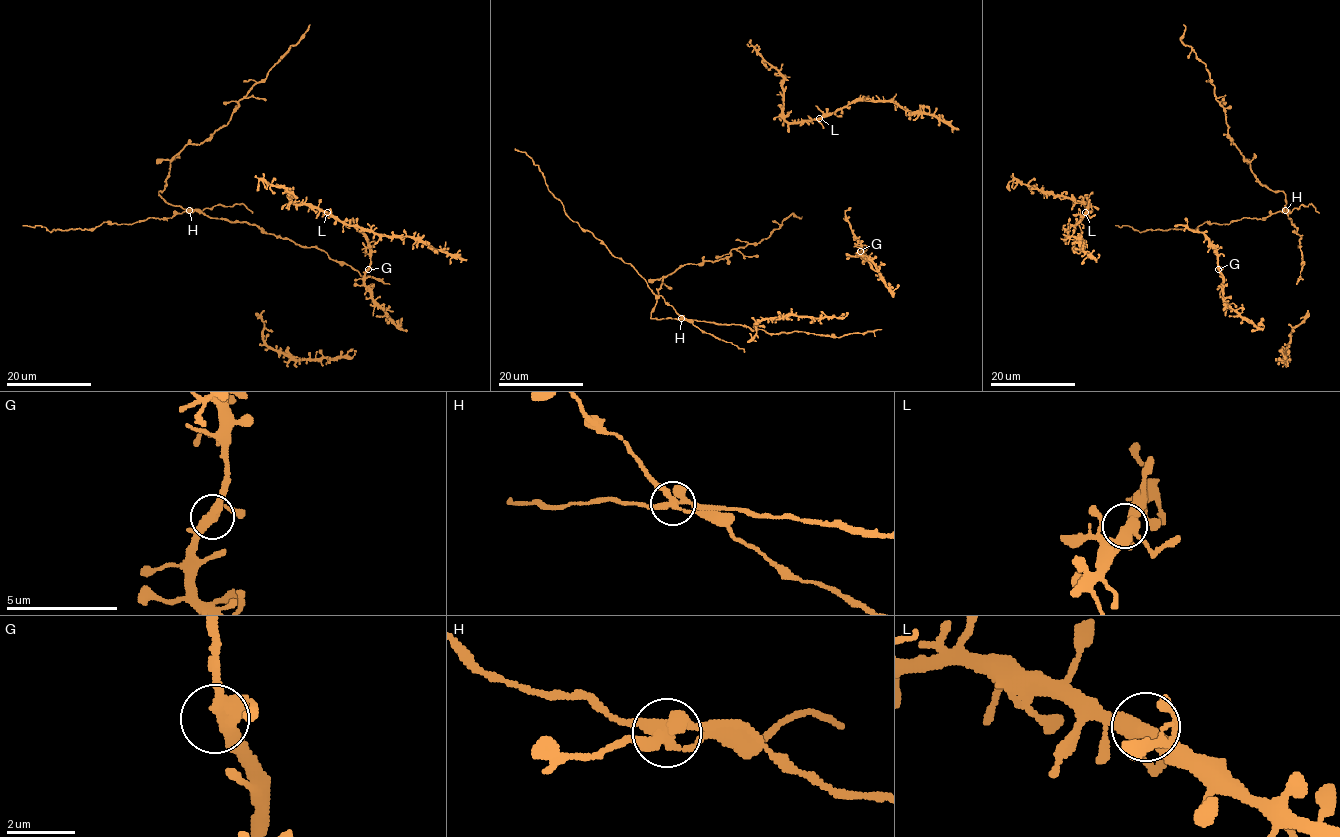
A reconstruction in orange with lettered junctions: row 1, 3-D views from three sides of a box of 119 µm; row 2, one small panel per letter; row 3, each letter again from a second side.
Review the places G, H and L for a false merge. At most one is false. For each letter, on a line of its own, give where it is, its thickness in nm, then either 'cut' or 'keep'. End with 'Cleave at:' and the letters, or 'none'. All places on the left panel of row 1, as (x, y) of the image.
G: at (368, 269); 360 nm thick; keep
H: at (189, 210); 360 nm thick; cut
L: at (327, 212); 360 nm thick; keep
Cleave at: H

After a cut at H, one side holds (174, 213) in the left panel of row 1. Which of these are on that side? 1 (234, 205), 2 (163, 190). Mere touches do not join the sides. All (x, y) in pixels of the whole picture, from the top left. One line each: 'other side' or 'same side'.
1: same side
2: other side

